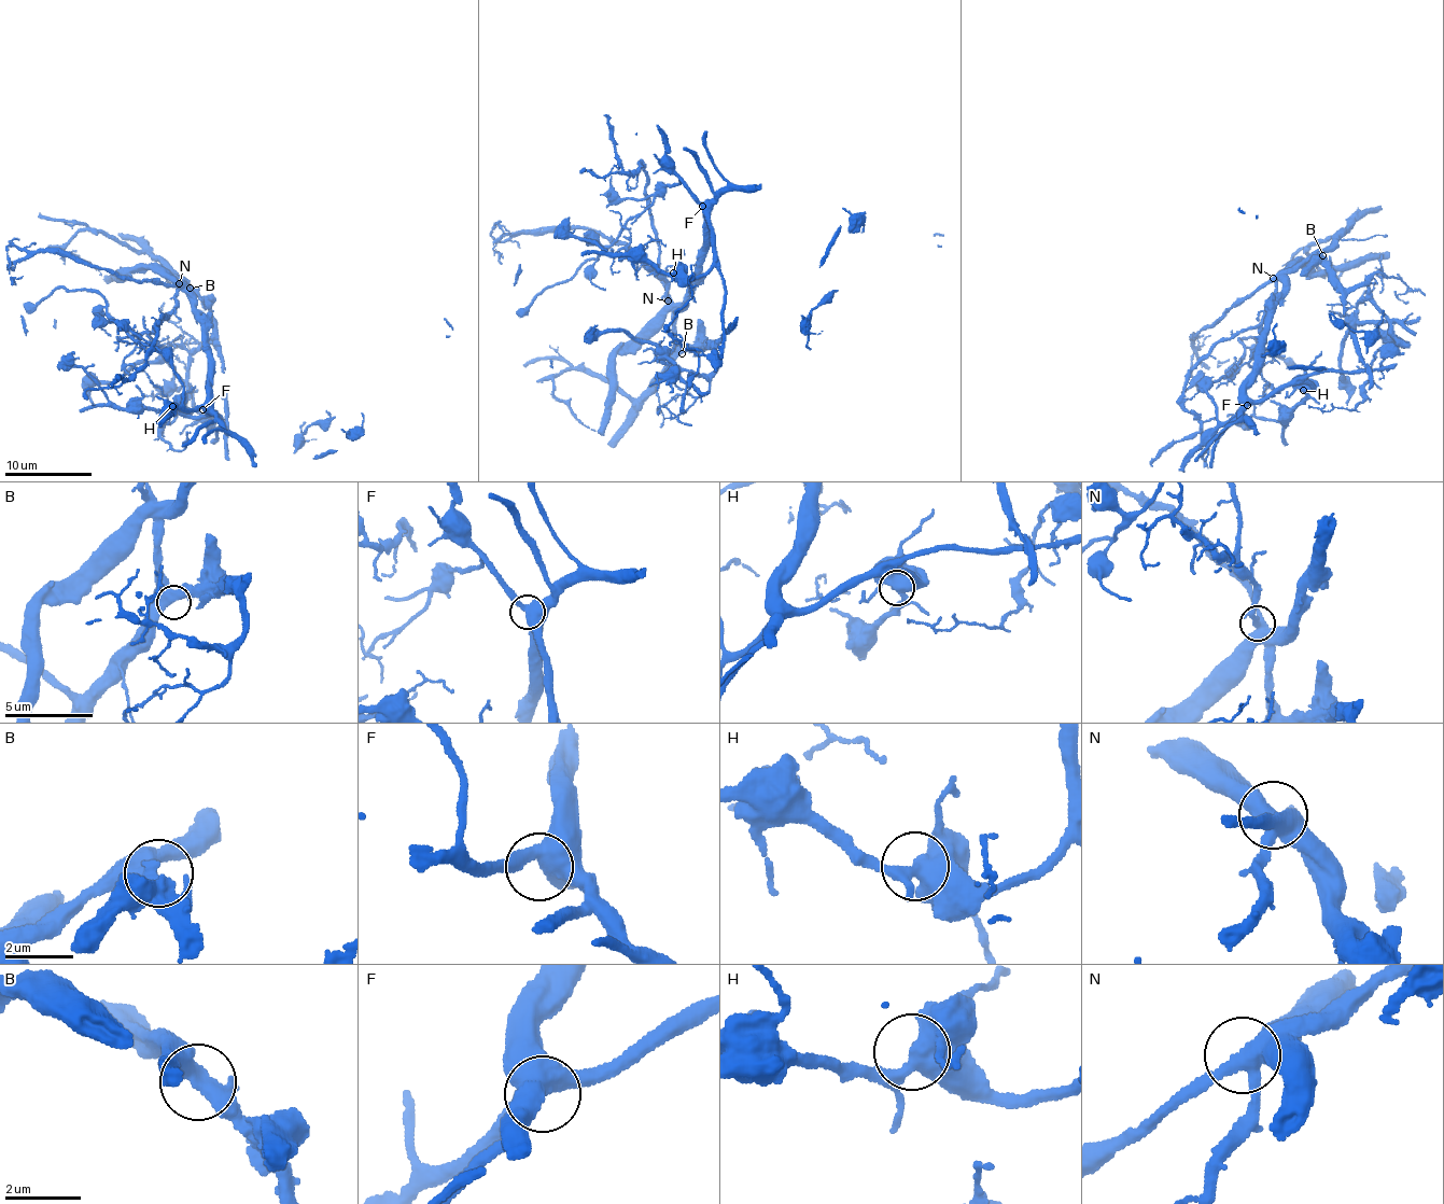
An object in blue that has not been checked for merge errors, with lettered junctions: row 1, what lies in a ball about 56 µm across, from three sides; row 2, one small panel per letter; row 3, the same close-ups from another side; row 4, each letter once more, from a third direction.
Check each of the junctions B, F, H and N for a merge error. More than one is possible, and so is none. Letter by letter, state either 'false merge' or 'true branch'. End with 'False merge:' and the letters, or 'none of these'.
B: true branch
F: true branch
H: true branch
N: true branch
False merge: none of these

